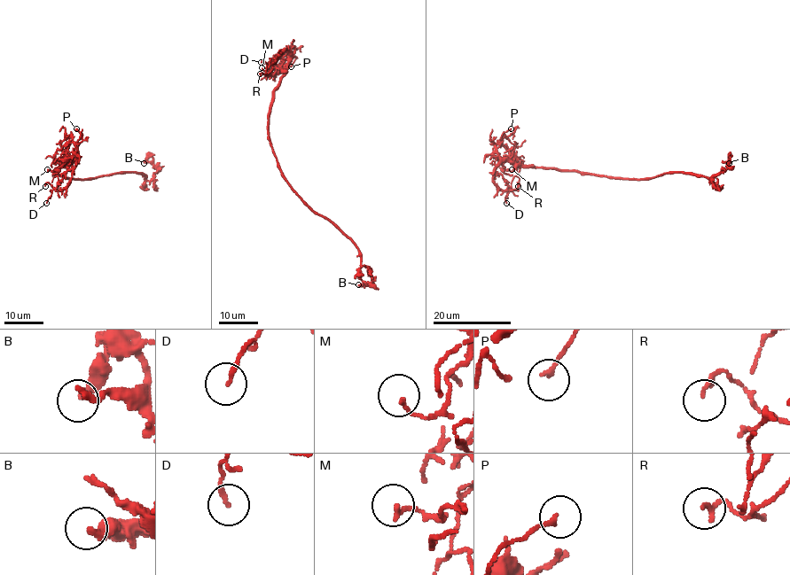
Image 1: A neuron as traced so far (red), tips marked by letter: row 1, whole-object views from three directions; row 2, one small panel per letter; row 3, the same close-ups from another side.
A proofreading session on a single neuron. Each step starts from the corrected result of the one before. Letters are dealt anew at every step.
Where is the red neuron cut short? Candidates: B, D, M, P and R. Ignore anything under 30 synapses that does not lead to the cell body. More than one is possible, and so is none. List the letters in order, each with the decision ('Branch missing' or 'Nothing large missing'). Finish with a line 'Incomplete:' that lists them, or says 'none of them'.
B: Nothing large missing
D: Nothing large missing
M: Nothing large missing
P: Nothing large missing
R: Nothing large missing
Incomplete: none of them

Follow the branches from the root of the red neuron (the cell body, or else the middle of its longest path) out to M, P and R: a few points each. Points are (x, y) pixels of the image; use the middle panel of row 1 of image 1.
M: (278, 164), (269, 135), (269, 113), (272, 91), (283, 73), (283, 57), (273, 59), (265, 71), (262, 67)
P: (278, 164), (269, 135), (269, 113), (272, 91), (292, 52), (292, 58), (297, 57), (291, 66)
R: (278, 164), (269, 135), (269, 113), (272, 91), (291, 55), (285, 50), (268, 73), (260, 73)

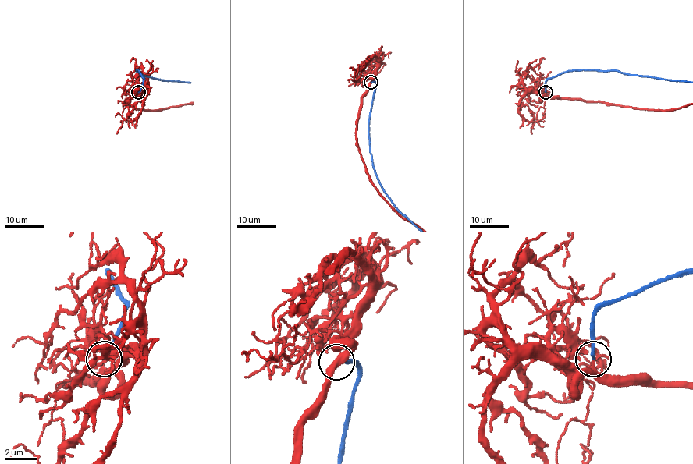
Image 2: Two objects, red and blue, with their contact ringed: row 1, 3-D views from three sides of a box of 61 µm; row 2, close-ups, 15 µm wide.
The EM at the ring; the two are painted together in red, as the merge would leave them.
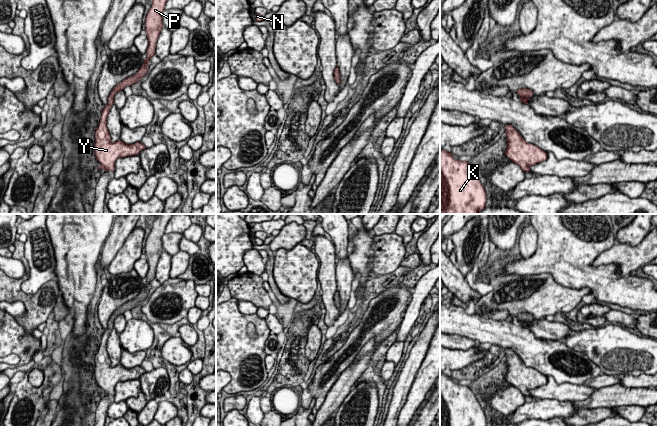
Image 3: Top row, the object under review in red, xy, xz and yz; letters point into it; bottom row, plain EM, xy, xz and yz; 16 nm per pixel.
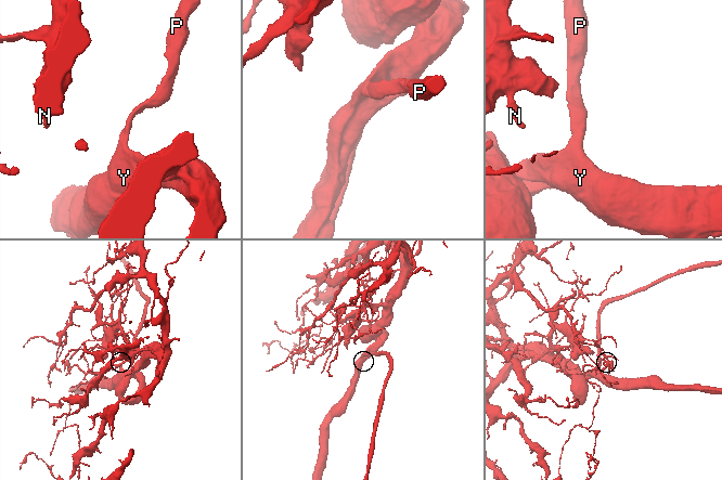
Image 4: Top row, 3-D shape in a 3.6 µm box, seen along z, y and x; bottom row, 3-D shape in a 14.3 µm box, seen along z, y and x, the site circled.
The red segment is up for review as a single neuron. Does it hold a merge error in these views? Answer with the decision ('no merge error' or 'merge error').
no merge error

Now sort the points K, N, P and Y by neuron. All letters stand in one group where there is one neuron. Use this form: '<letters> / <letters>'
K N P Y

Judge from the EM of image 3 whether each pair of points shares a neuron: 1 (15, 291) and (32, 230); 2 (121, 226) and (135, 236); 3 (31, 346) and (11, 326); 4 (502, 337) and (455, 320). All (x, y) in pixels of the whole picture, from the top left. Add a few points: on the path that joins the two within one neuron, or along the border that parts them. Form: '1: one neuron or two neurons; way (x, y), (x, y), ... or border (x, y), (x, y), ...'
1: two neurons; border (20, 284), (30, 294), (40, 288)
2: two neurons; border (135, 226), (117, 252)
3: one neuron; way (28, 340), (17, 330)
4: one neuron; way (490, 331), (467, 325)

